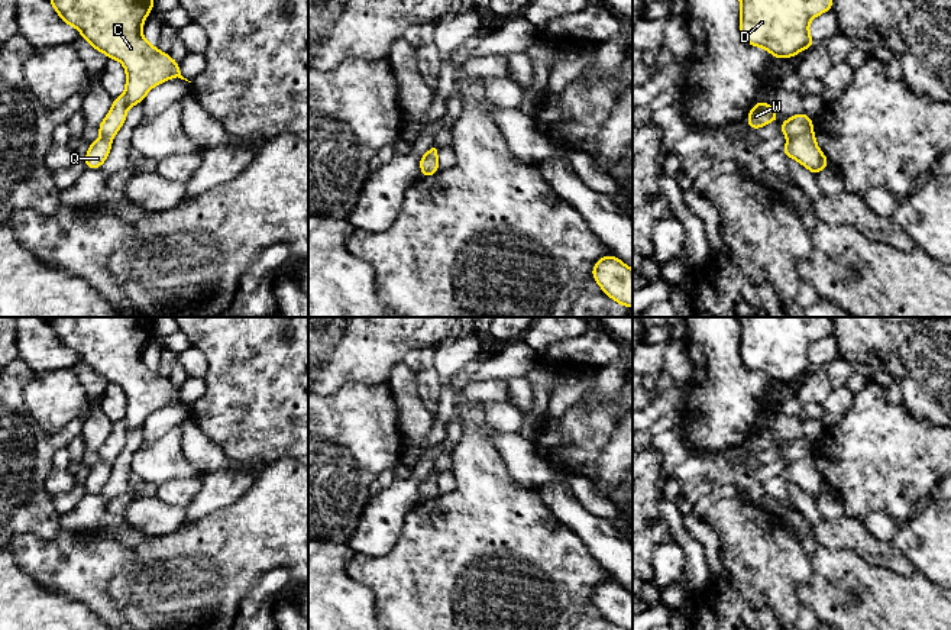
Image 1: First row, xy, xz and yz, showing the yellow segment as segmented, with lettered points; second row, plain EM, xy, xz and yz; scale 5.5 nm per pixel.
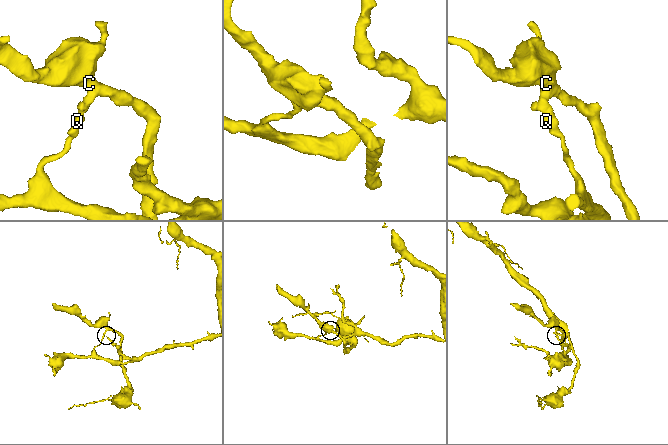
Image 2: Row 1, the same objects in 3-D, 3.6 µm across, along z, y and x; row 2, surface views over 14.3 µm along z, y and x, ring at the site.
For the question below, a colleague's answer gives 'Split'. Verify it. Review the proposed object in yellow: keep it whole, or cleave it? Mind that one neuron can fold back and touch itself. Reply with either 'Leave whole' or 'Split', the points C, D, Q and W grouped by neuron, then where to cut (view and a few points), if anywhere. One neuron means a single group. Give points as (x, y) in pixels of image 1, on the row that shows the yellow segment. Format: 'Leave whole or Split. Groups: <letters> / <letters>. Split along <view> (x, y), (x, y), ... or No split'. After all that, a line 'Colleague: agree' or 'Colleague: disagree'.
Split. Groups: C D W / Q. Split along yz (811, 129), (789, 139)
Colleague: agree

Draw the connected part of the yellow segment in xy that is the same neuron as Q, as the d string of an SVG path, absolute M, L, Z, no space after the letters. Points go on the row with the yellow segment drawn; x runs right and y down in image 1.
M101 136L100 139L90 142L88 152L84 158L84 164L87 168L101 168L104 161L107 159L111 149L111 140Z

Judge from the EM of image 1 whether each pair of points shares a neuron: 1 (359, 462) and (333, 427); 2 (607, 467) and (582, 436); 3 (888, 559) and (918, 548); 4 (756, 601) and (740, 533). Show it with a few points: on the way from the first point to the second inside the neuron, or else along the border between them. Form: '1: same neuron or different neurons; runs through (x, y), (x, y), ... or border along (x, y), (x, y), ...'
1: same neuron; runs through (351, 454), (333, 436)
2: different neurons; border along (615, 427), (601, 454), (597, 478), (592, 482)
3: different neurons; border along (890, 540), (916, 569)
4: same neuron; runs through (756, 584), (756, 551)

